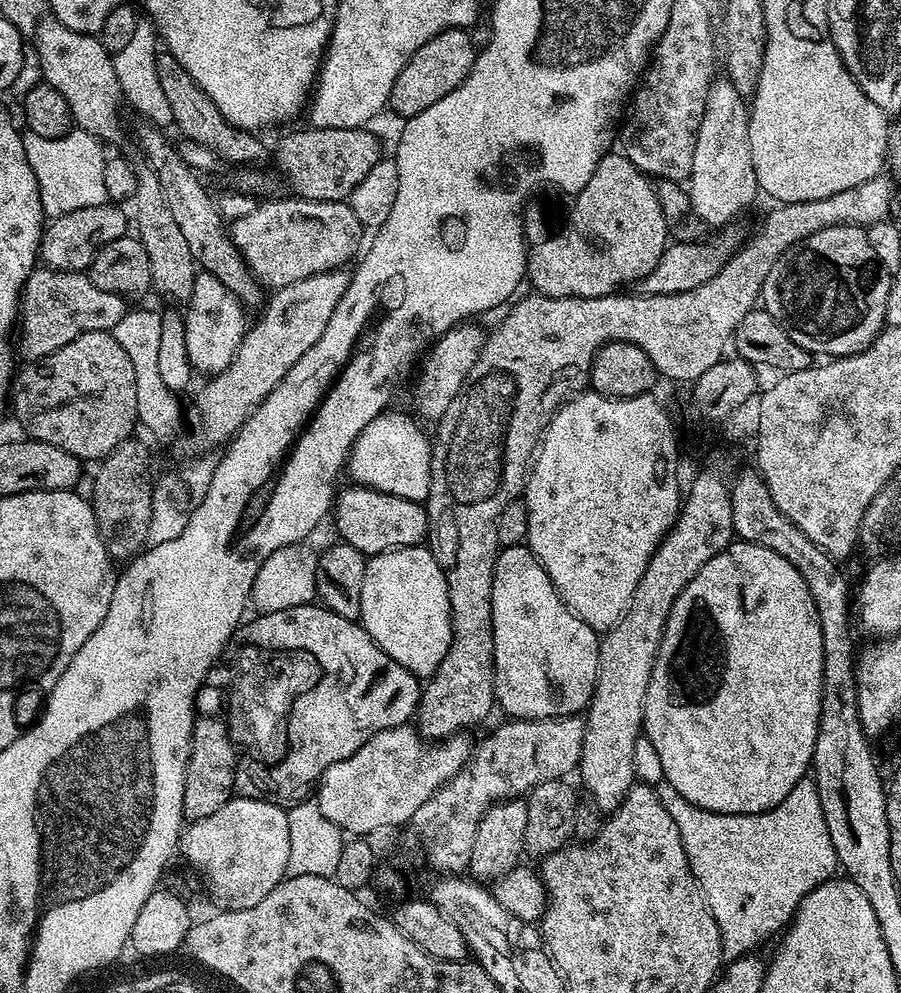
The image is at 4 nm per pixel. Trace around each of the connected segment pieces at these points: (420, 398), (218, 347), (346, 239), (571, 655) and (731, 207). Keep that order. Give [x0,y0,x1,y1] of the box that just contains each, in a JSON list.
[[415,322,485,422],[183,271,246,374],[230,199,366,290],[492,544,601,720],[686,78,758,226]]

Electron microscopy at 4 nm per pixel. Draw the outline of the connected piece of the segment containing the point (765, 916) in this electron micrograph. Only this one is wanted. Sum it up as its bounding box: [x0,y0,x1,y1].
[655,778,837,962]

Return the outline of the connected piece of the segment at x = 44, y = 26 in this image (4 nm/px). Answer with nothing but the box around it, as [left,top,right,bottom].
[34,18,124,145]

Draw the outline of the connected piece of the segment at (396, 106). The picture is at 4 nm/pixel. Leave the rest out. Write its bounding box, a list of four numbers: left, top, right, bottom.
[388,28,478,118]

